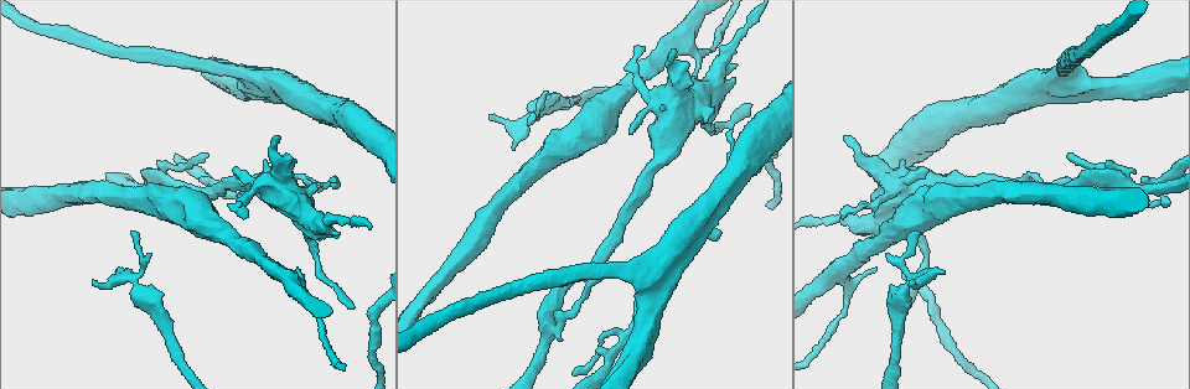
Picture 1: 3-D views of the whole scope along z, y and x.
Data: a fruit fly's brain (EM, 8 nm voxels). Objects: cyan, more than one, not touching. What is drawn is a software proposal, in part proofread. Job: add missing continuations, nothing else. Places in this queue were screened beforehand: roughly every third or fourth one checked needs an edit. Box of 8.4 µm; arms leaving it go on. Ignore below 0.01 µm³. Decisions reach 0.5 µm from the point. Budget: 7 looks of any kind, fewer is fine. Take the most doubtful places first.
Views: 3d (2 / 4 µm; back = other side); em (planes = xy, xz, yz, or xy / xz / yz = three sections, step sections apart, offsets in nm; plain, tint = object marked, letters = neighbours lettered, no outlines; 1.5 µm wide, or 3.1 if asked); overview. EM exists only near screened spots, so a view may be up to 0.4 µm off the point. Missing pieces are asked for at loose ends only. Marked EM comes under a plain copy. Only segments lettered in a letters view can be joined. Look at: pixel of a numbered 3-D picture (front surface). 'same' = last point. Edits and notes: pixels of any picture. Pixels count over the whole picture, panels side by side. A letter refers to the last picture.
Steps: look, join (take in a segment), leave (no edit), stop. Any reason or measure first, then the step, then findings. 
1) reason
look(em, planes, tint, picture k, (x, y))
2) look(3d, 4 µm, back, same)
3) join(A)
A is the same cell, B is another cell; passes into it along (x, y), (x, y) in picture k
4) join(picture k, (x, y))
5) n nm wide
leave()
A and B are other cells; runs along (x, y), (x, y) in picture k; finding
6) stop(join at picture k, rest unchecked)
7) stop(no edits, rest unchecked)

an open end
look(em, planes, letters, picture 1, (296, 267))

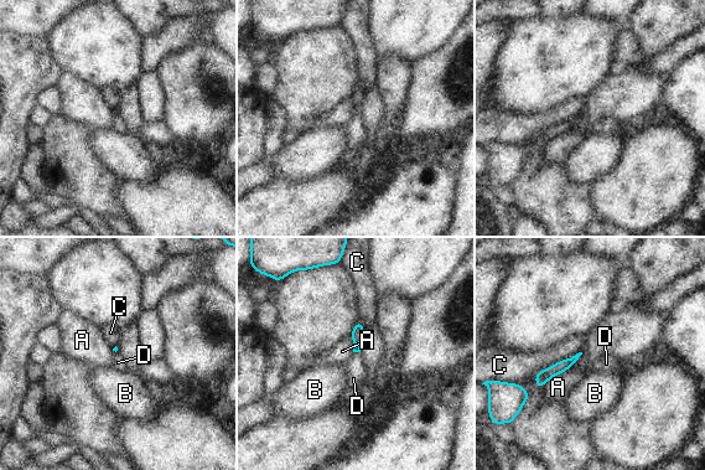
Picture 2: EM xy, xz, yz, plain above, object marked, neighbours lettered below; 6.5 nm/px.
leave()
A, B, C and D are other cells; border along (579, 351), (543, 367), (534, 375) in picture 2; none of them fits

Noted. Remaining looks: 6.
tapers out
look(3d, 2 µm, picture 1, (321, 188))

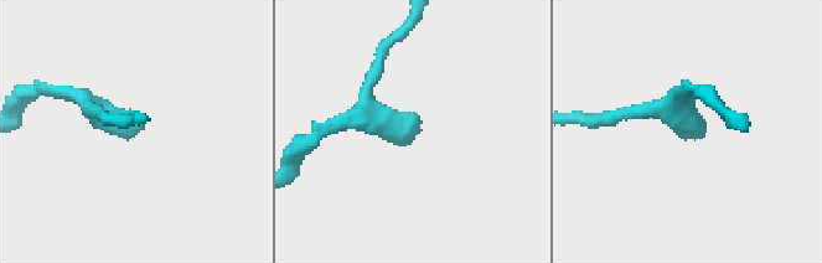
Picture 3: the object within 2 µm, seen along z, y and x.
need the tissue
look(em, planes, tint, picture 3, (676, 129))

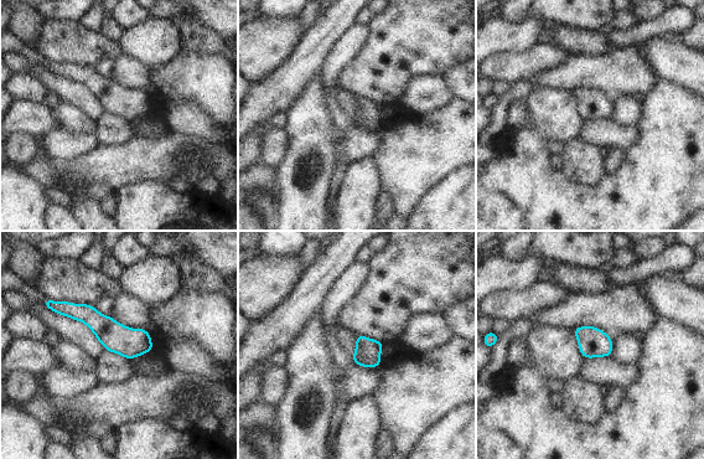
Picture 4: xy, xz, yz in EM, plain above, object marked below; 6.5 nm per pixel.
what lies round it
look(em, planes, letters, same)

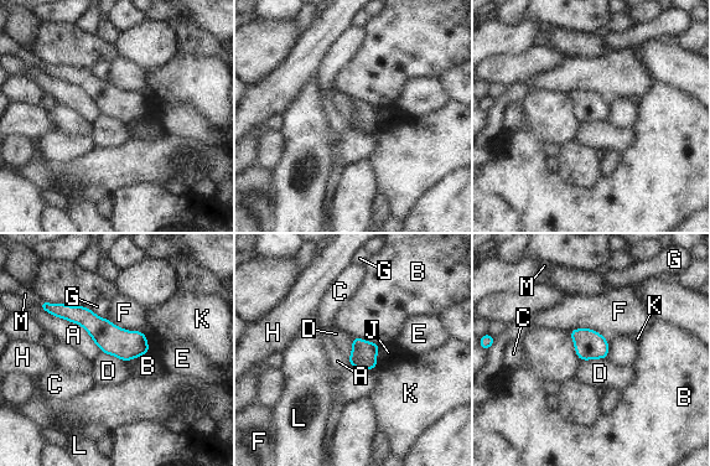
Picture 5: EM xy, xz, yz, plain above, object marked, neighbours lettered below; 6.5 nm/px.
170 nm wide; A touches over 480 nm
leave()
A, B, C, D, E, F, G, H, J, K, L and M are other cells; no lettered segment goes on from it

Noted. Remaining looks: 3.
stop(no edits, rest unchecked)

